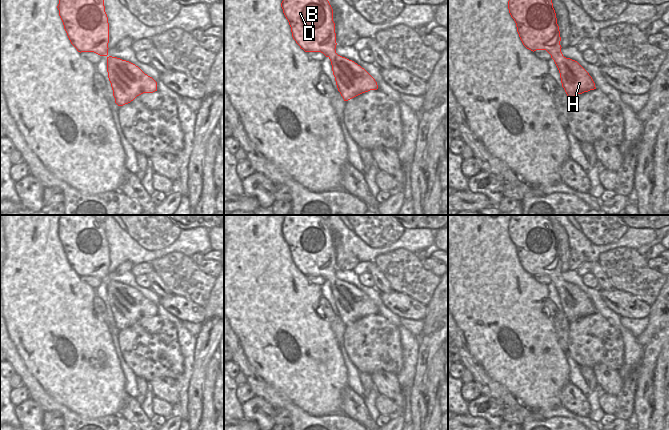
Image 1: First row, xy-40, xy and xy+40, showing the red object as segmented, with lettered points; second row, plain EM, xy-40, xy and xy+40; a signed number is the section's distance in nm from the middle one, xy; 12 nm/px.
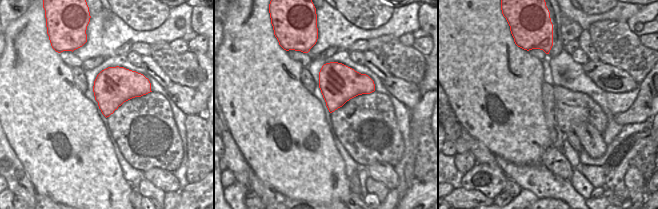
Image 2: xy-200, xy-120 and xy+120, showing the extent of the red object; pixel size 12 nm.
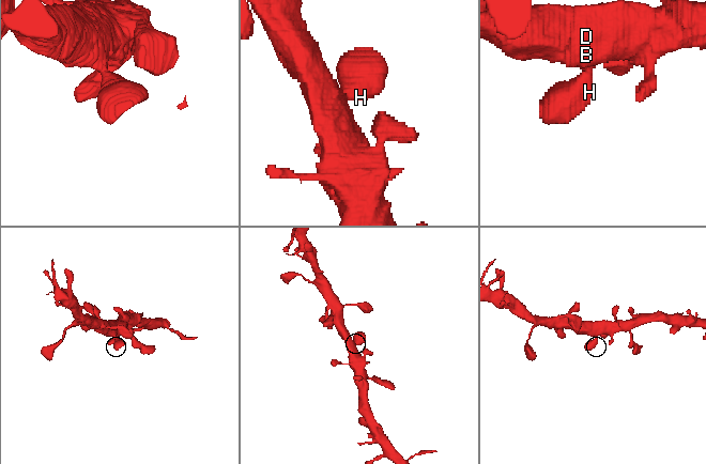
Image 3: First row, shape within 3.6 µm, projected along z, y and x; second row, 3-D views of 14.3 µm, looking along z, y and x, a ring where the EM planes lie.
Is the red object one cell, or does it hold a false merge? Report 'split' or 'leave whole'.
leave whole

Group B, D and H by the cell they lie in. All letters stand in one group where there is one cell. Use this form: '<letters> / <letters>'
B D H

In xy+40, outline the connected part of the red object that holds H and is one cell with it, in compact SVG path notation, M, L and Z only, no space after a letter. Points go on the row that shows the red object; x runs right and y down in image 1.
M509 0L508 9L523 45L533 52L546 50L551 55L568 98L596 89L589 73L577 61L564 57L561 52L560 31L552 0Z

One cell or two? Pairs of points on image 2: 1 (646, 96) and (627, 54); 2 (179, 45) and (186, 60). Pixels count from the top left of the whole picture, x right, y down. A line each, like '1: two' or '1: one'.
1: two
2: two

